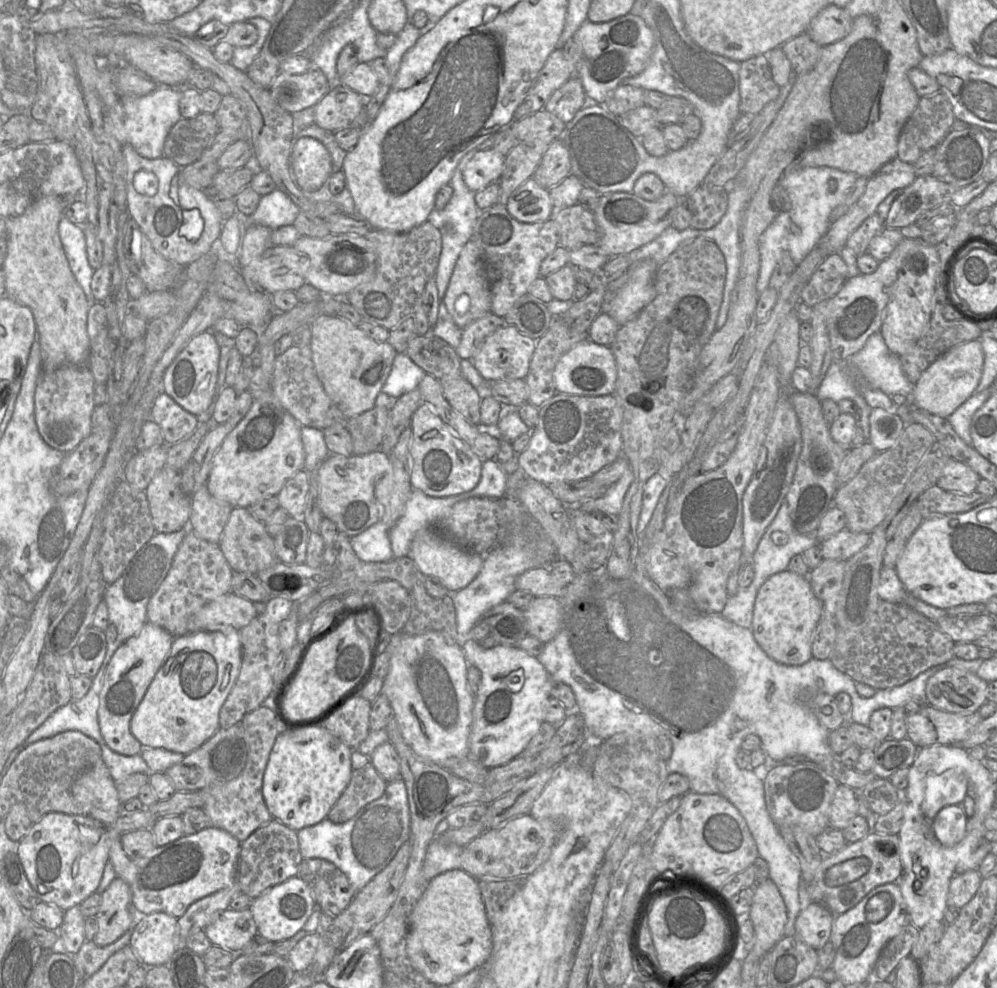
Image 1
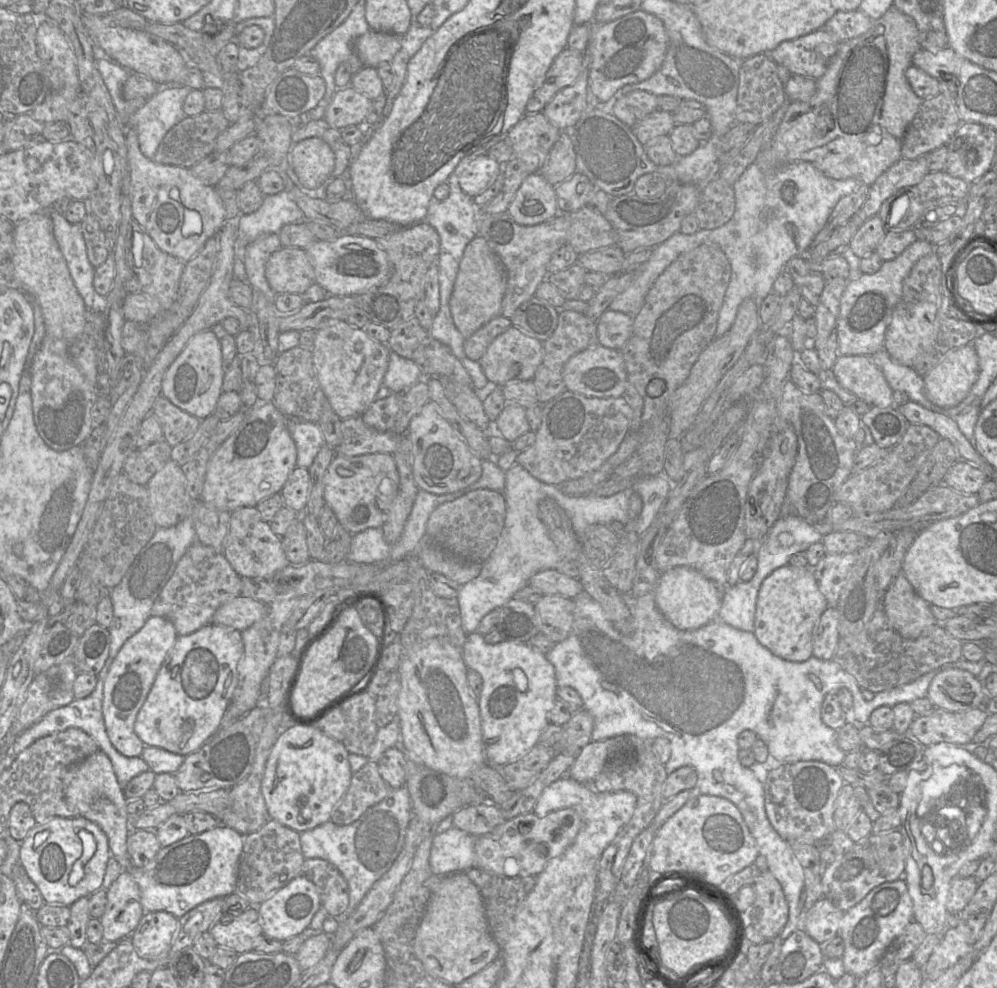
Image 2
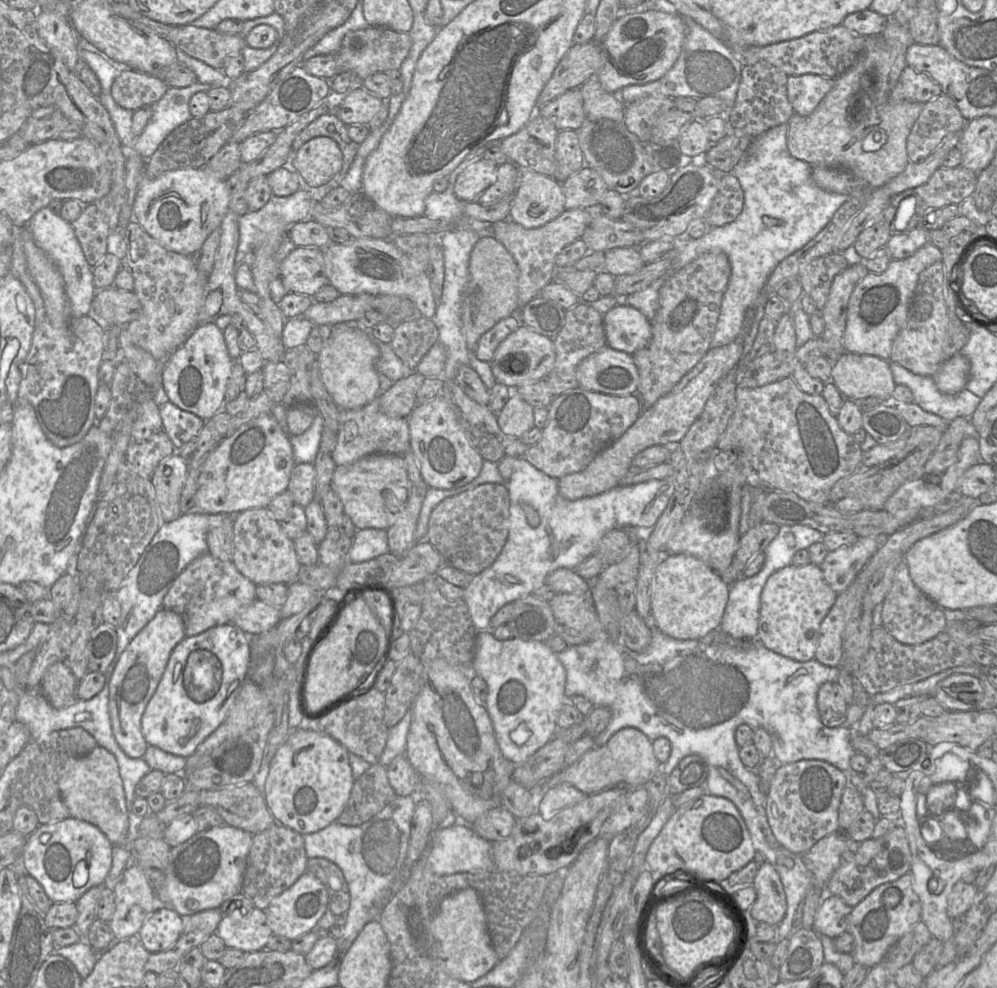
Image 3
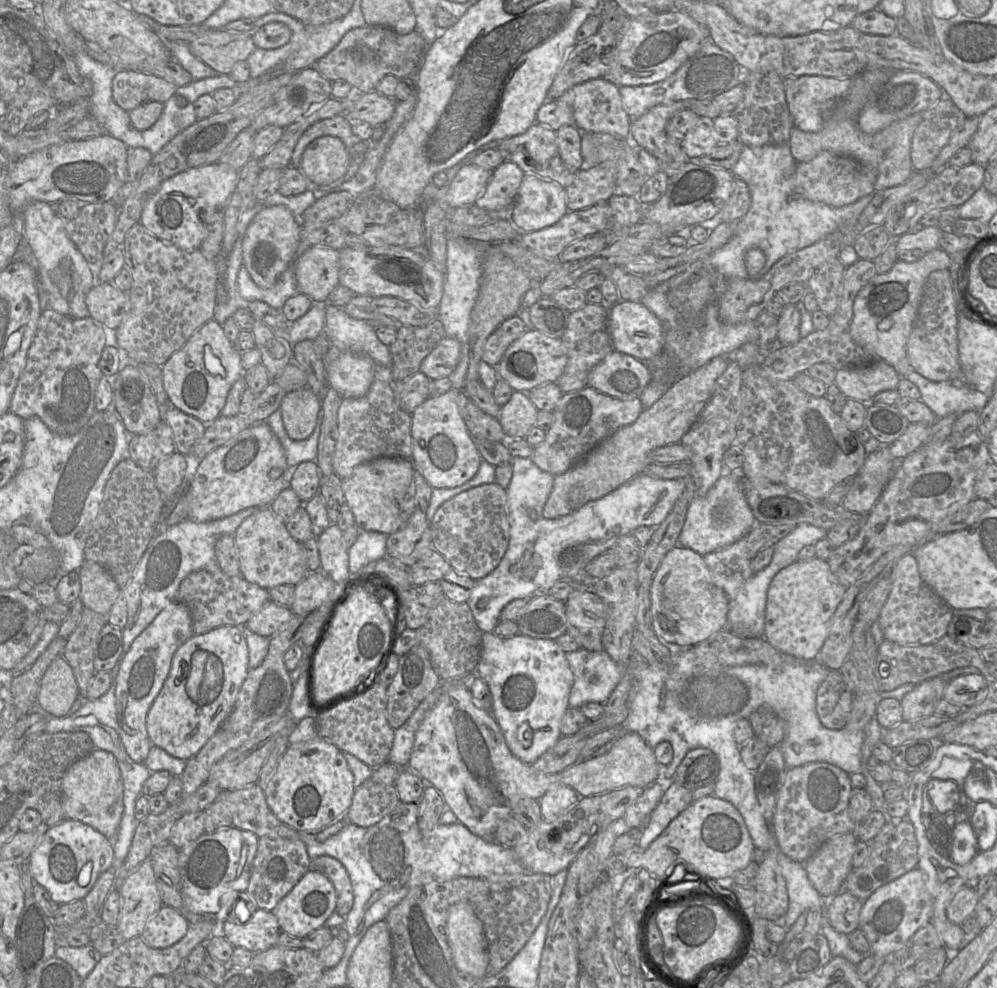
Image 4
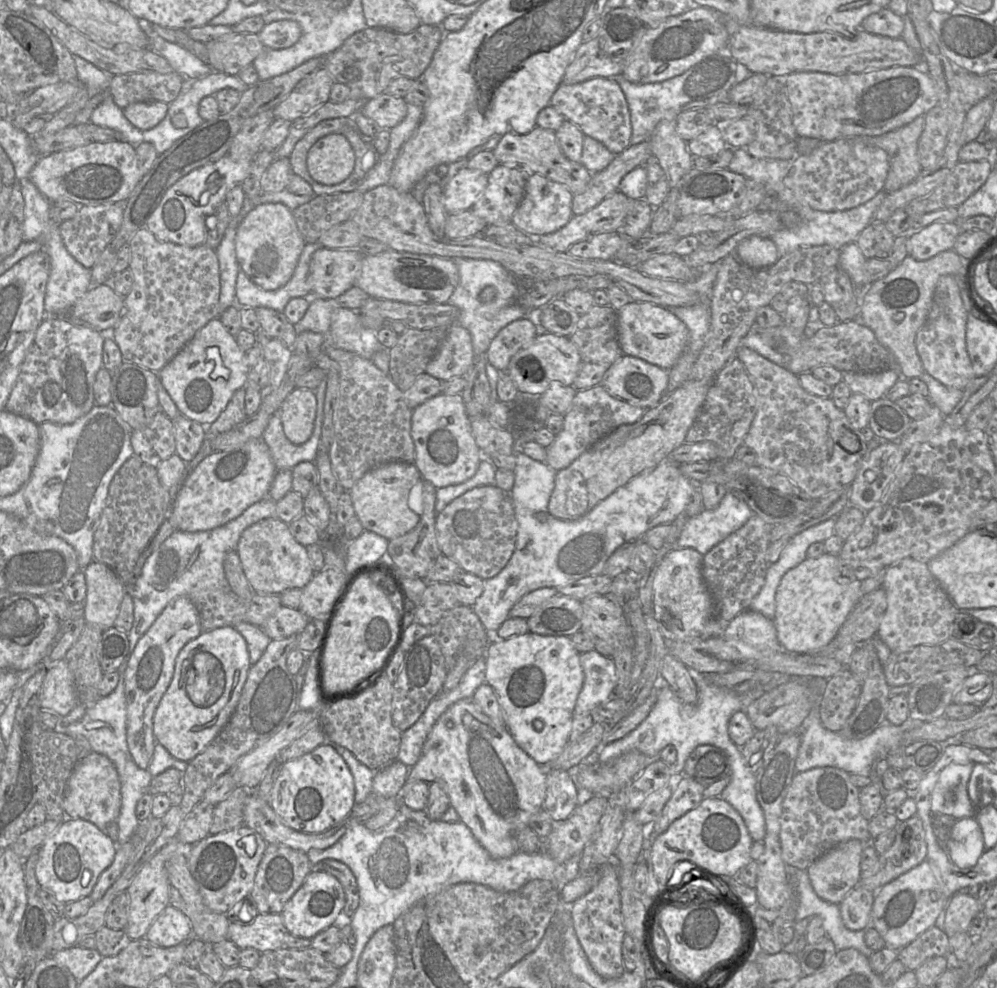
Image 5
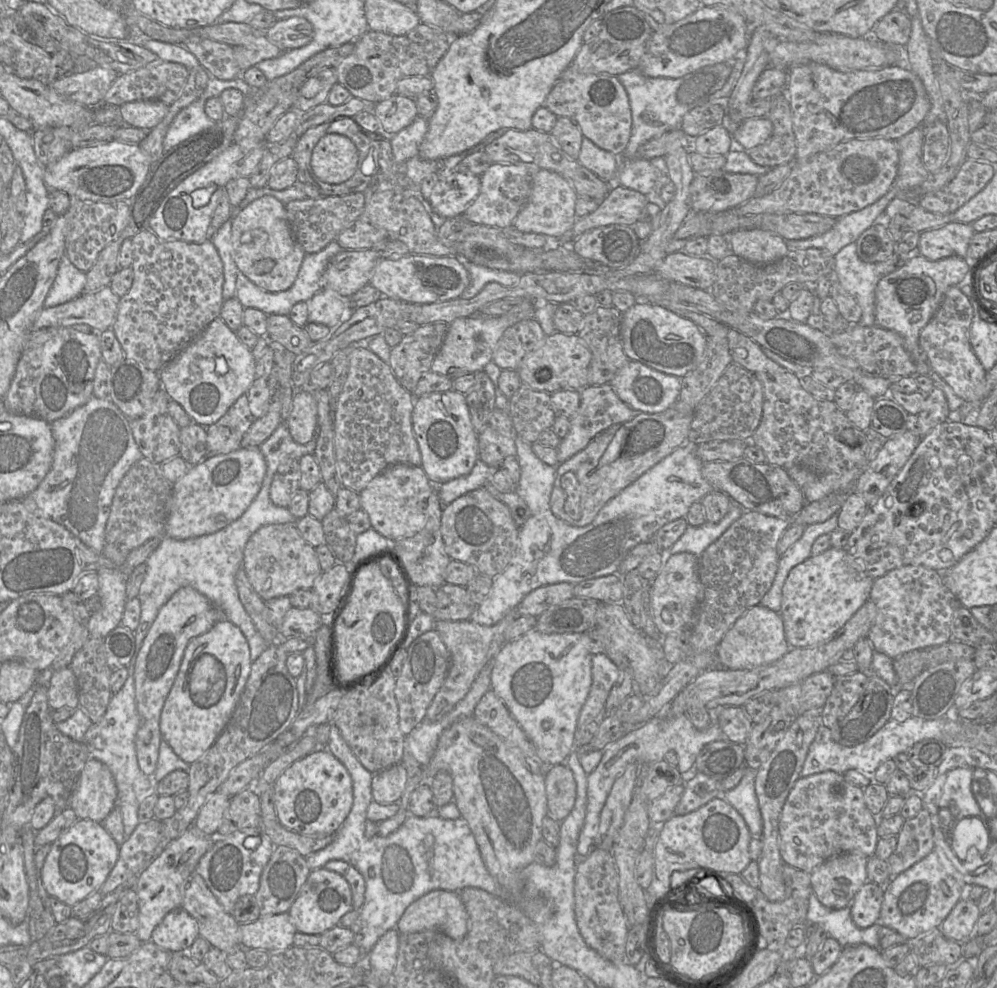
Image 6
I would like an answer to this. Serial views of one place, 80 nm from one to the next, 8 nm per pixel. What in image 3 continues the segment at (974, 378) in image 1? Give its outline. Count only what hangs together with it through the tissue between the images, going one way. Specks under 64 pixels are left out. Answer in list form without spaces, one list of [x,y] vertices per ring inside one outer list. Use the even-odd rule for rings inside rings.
[[[957,353],[945,360],[934,374],[933,380],[941,392],[955,394],[966,387],[969,375],[969,360],[961,353]]]

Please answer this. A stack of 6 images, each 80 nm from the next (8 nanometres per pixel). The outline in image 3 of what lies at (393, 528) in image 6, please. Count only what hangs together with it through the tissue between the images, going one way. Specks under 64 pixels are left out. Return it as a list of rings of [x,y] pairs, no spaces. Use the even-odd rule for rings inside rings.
[[[372,454],[351,464],[336,466],[330,487],[340,498],[344,514],[351,518],[357,530],[366,528],[387,530],[401,516],[411,492],[405,459],[403,455],[396,454]]]

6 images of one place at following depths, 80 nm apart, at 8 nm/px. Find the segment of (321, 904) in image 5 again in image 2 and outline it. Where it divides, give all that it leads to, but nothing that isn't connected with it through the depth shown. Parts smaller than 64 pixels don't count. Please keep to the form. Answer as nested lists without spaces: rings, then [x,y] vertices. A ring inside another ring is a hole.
[[[300,874],[269,899],[255,907],[258,909],[263,935],[285,941],[299,935],[309,927],[313,916],[321,907],[321,901],[315,884]]]

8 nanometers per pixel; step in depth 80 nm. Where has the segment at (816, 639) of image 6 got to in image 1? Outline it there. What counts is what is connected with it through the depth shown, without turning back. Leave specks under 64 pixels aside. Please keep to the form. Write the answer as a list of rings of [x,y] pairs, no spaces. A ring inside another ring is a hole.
[[[786,569],[770,576],[759,588],[754,603],[751,631],[758,645],[774,661],[799,666],[812,656],[812,638],[823,609],[808,576]]]

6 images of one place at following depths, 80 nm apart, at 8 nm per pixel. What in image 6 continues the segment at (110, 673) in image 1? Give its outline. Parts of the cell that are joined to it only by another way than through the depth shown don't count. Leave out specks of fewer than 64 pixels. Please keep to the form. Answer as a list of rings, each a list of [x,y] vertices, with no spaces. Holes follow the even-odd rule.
[[[190,586],[182,587],[160,608],[140,650],[134,656],[135,699],[140,718],[135,746],[138,765],[149,777],[155,772],[162,741],[161,712],[178,673],[185,648],[193,638],[224,620],[227,619],[223,611],[216,608],[203,594]]]

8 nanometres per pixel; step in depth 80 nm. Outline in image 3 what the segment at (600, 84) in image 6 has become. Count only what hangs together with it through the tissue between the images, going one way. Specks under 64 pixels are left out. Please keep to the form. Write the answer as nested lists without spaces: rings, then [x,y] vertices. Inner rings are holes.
[[[596,78],[584,82],[579,90],[583,97],[586,119],[611,119],[623,122],[625,104],[617,99],[613,93],[607,92]]]

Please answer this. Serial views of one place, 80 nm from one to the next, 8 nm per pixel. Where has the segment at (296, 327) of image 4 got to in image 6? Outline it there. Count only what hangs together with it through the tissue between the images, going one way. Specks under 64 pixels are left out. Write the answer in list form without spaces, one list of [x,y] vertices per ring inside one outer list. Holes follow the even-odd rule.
[[[330,289],[316,293],[308,304],[308,323],[319,323],[329,328],[350,319],[354,309],[348,308],[349,297],[343,297]]]

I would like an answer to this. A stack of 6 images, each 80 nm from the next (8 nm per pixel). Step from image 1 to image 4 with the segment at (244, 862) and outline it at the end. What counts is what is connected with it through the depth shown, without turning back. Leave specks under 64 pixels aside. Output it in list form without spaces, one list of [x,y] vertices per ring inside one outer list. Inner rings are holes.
[[[259,838],[246,893],[259,909],[272,911],[310,870],[310,860],[306,845],[300,840]]]

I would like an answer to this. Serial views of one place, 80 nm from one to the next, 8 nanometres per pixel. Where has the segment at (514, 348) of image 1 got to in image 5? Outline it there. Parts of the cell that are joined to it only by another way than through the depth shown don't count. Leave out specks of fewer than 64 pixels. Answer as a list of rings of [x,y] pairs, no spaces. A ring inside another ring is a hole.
[[[552,333],[537,335],[526,348],[520,349],[511,359],[506,373],[515,383],[520,394],[540,396],[553,382],[572,386],[580,369],[581,357],[569,337]]]

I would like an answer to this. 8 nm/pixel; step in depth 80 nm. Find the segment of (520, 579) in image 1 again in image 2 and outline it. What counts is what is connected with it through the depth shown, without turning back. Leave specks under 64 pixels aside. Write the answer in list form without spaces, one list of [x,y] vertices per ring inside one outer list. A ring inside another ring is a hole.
[[[557,569],[536,573],[530,578],[528,585],[540,590],[544,596],[558,595],[567,599],[574,599],[584,591],[579,579],[566,576]]]

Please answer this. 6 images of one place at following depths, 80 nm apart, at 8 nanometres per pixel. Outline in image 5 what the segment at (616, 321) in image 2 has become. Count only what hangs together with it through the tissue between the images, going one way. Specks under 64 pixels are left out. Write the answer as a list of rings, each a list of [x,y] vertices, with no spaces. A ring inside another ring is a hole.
[[[631,301],[617,310],[618,343],[624,355],[636,357],[669,371],[684,352],[688,330],[668,308]]]

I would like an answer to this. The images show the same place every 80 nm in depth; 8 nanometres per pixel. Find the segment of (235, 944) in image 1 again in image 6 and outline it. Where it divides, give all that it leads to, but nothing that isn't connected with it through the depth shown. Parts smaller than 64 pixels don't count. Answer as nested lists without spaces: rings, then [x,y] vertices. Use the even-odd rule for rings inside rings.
[[[288,912],[260,916],[256,921],[239,924],[241,946],[244,949],[262,949],[269,953],[293,946],[297,932]]]

